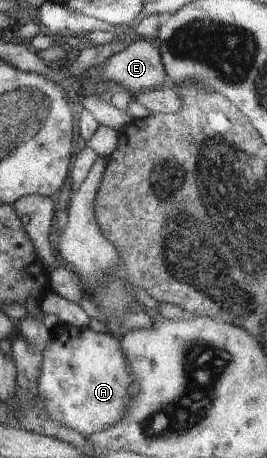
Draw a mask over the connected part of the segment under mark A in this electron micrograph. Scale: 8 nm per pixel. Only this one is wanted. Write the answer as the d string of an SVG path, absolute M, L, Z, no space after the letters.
M58 321L49 335L49 343L42 353L41 373L37 379L37 395L41 397L47 415L85 438L121 421L125 409L131 405L129 386L133 379L121 353L120 335L115 331L95 333L89 326L77 328Z

